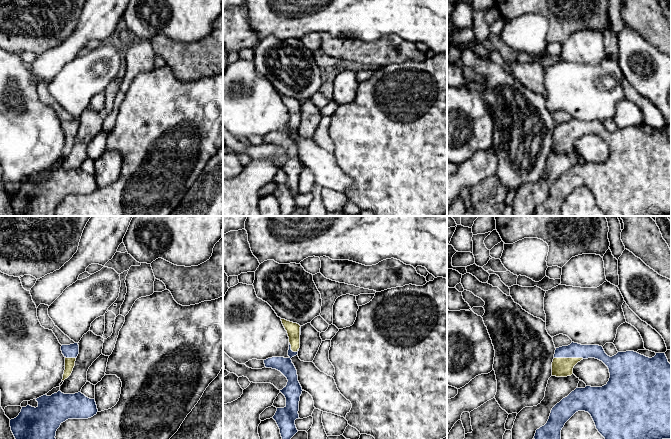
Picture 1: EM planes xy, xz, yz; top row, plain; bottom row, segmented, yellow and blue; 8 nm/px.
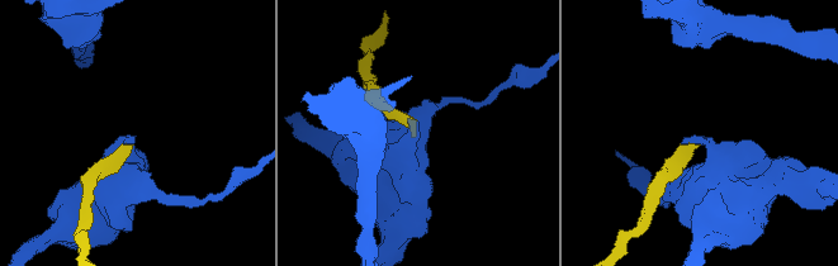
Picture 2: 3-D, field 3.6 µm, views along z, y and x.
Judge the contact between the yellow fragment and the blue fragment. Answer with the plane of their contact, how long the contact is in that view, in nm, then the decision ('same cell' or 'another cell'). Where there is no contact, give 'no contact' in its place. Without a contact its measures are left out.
meets yellow in yz; contact 240 nm long; same cell

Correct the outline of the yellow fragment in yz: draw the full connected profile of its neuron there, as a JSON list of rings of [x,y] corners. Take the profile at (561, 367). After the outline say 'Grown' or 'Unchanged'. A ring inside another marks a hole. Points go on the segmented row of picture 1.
[[[572,342],[556,348],[552,376],[571,376],[574,366],[588,358],[598,359],[608,367],[609,381],[602,387],[577,387],[552,408],[547,423],[536,430],[534,439],[561,439],[565,423],[578,411],[591,415],[596,429],[605,439],[671,439],[671,364],[665,353],[649,358],[626,351],[610,357],[602,346]]]. Grown

